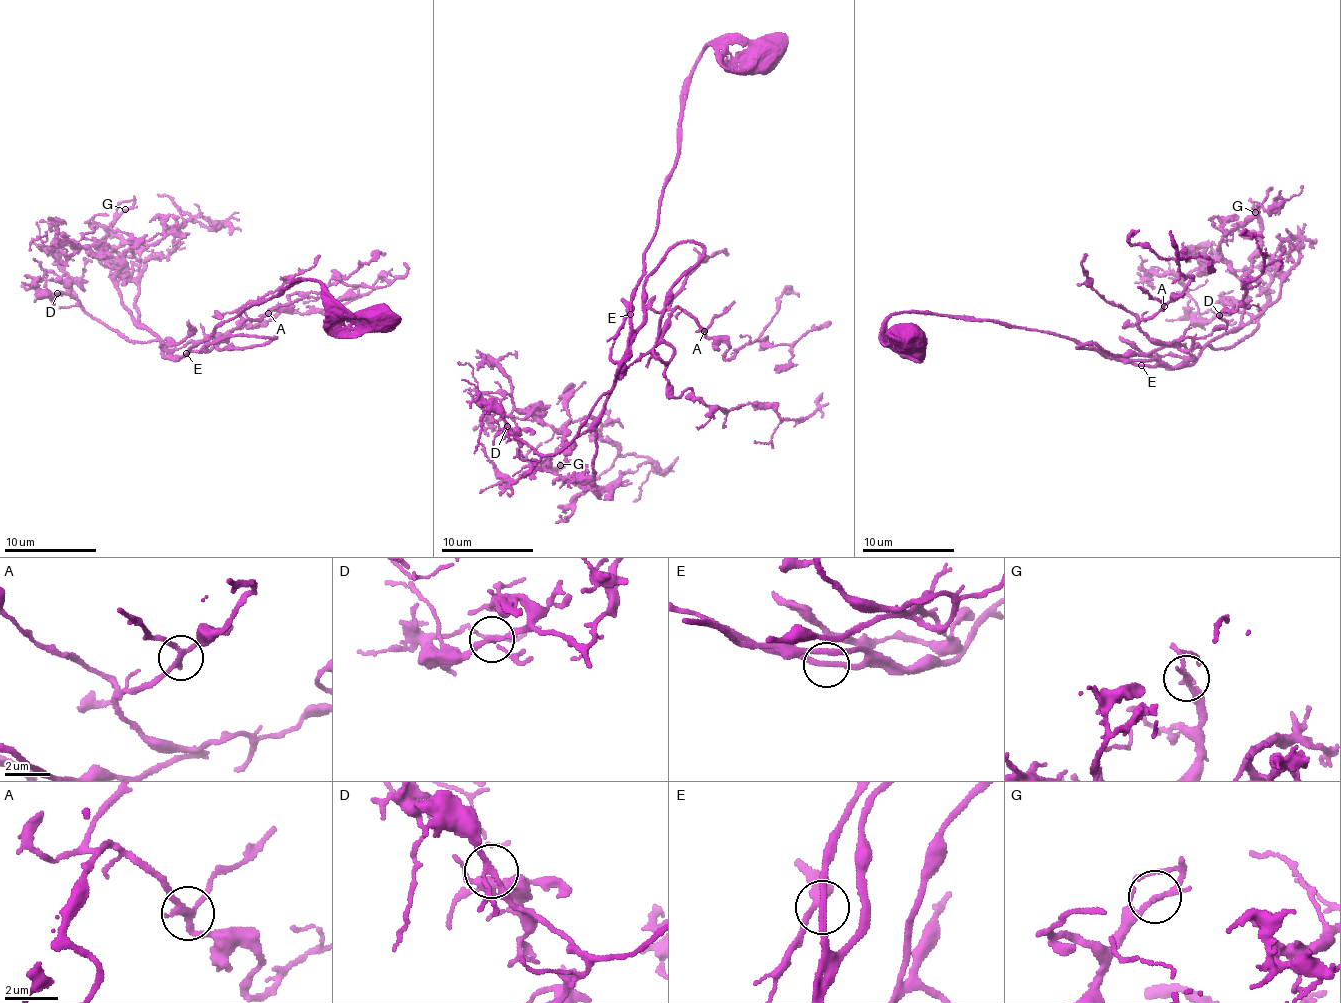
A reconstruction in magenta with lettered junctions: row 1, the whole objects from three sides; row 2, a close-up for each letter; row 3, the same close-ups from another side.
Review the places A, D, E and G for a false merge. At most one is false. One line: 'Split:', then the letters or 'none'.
Split: none

